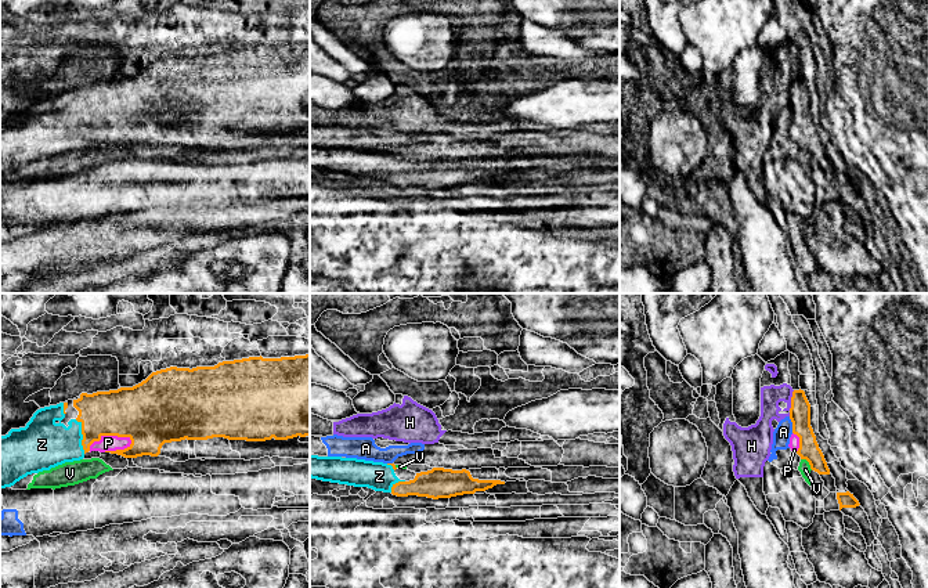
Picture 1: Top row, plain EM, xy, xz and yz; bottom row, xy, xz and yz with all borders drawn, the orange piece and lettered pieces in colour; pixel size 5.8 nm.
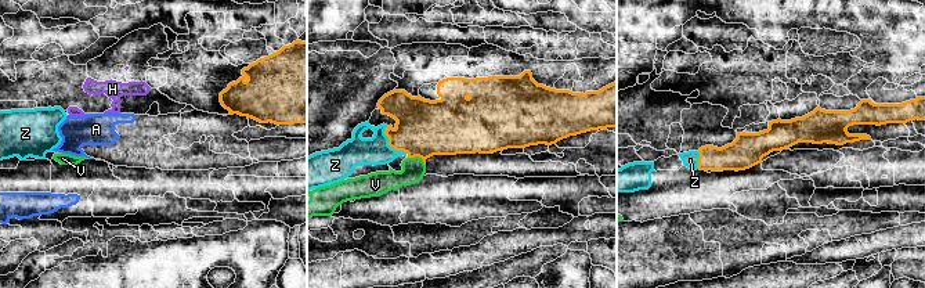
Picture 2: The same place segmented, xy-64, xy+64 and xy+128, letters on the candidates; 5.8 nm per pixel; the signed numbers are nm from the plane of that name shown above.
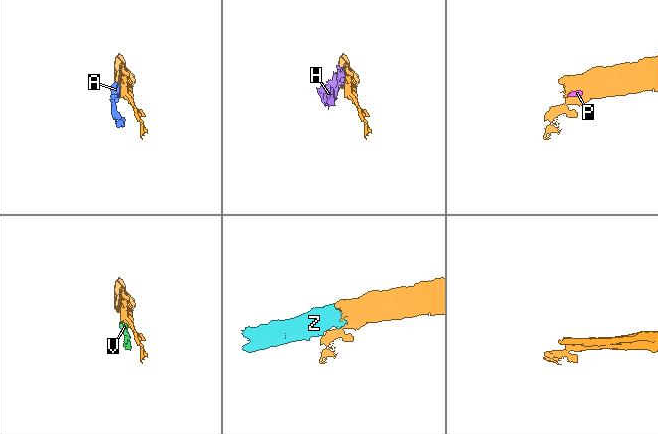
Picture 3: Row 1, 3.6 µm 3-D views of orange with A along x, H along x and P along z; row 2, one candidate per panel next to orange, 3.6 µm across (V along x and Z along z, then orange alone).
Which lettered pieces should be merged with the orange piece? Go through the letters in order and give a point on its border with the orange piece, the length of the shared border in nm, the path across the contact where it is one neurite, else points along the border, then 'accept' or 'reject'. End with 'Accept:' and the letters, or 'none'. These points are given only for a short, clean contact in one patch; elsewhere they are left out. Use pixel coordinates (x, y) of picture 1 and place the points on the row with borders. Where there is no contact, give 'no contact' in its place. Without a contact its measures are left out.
A: contact yz (793, 425); length 100 nm; border yz (789, 417), (793, 432); reject
H: contact yz (791, 400); length 120 nm; border yz (794, 390), (789, 410); reject
P: contact xy (108, 435); length 260 nm; accept
V: contact yz (808, 461); length 100 nm; border yz (801, 458), (812, 469); reject
Z: contact xy (83, 436); length 200 nm; accept
Accept: P, Z

